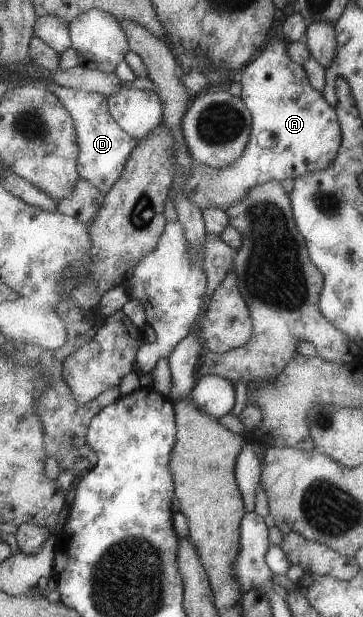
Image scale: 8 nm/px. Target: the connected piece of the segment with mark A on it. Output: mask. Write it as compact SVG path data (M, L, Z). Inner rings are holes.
M285 41L265 43L257 55L234 76L240 83L240 98L252 114L251 131L247 147L241 152L240 159L227 167L215 169L205 164L199 164L197 167L191 165L192 168L182 183L182 191L185 197L201 211L205 208L219 208L225 211L241 201L241 198L245 197L246 191L256 187L257 184L269 180L279 182L286 177L294 180L297 176L303 176L305 172L315 172L327 168L335 159L341 141L341 129L339 119L336 117L336 108L328 104L323 93L311 87L303 66L291 61L286 54L286 49Z

